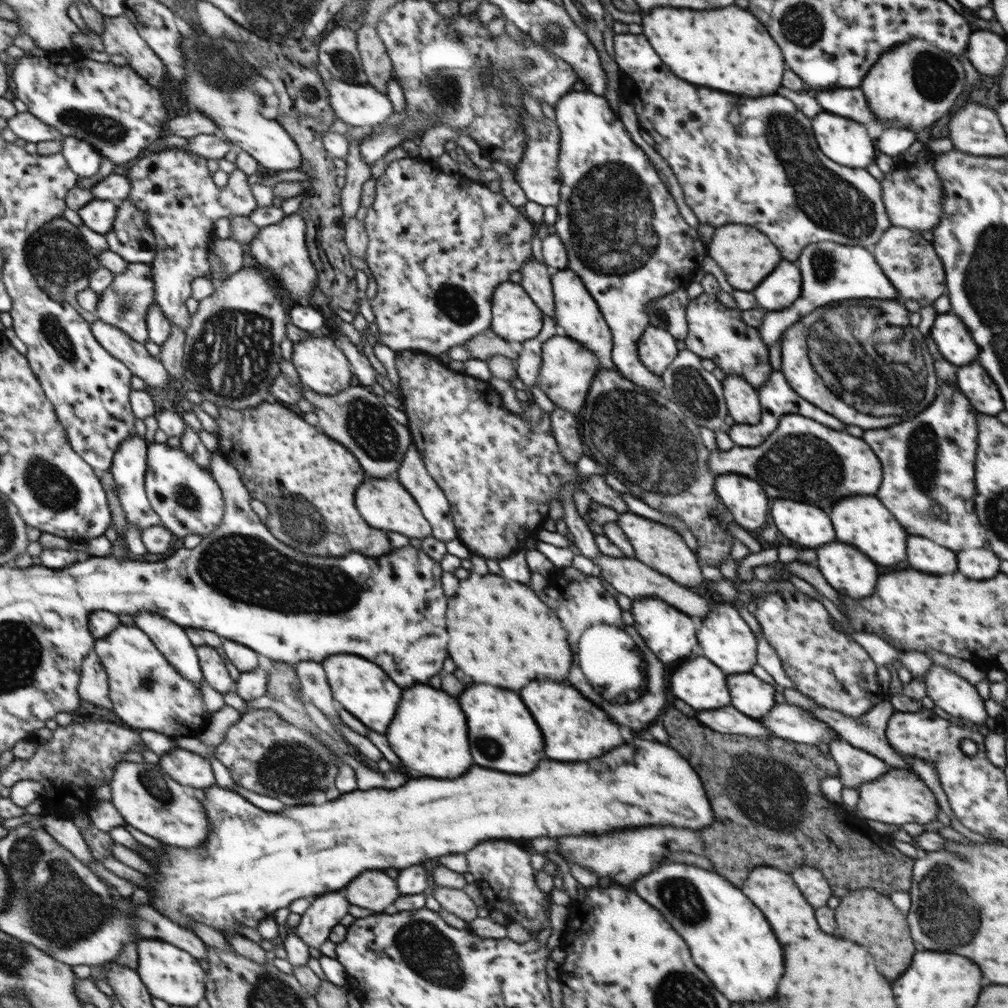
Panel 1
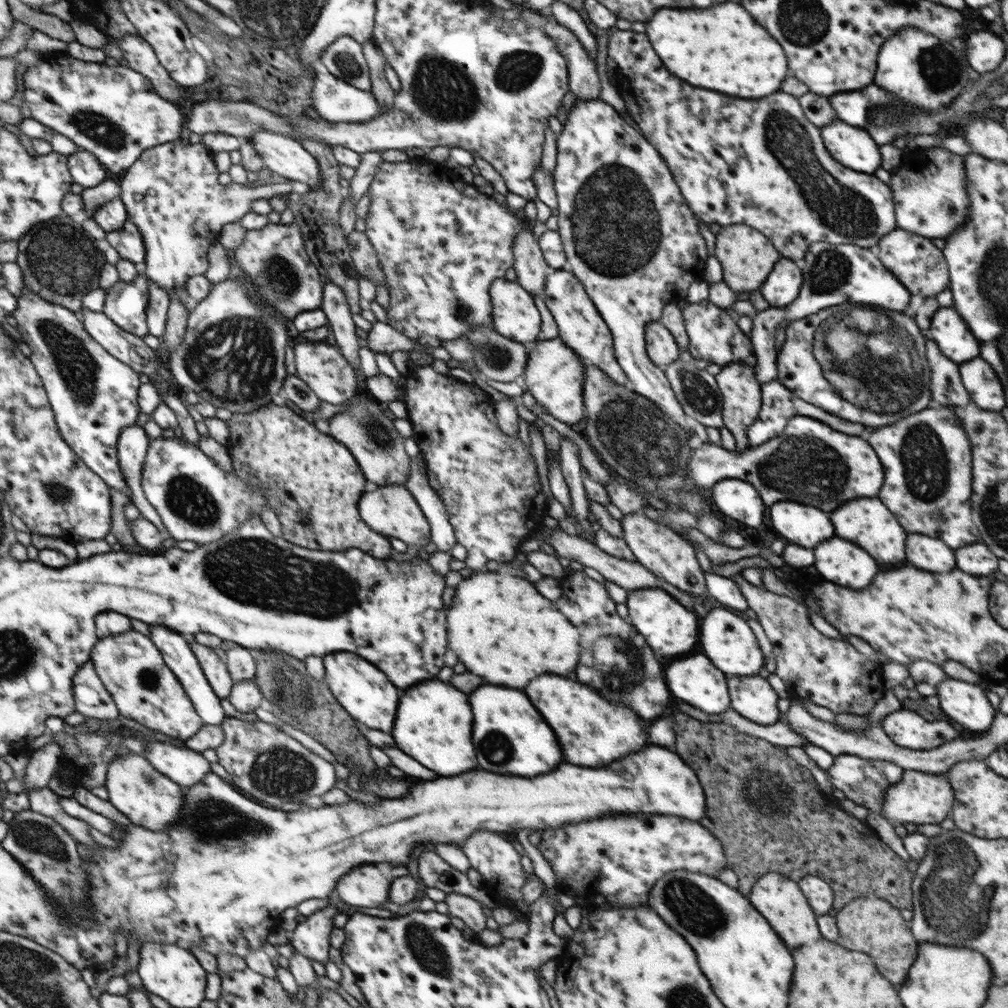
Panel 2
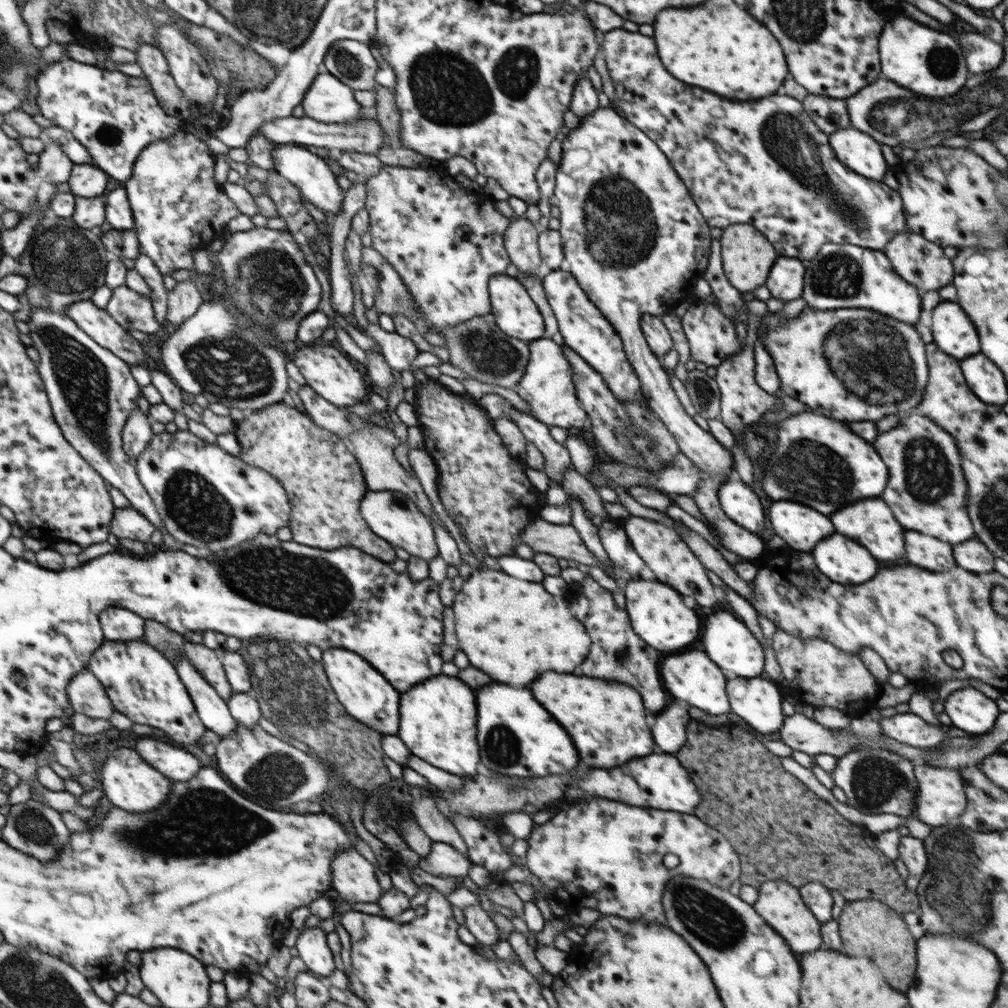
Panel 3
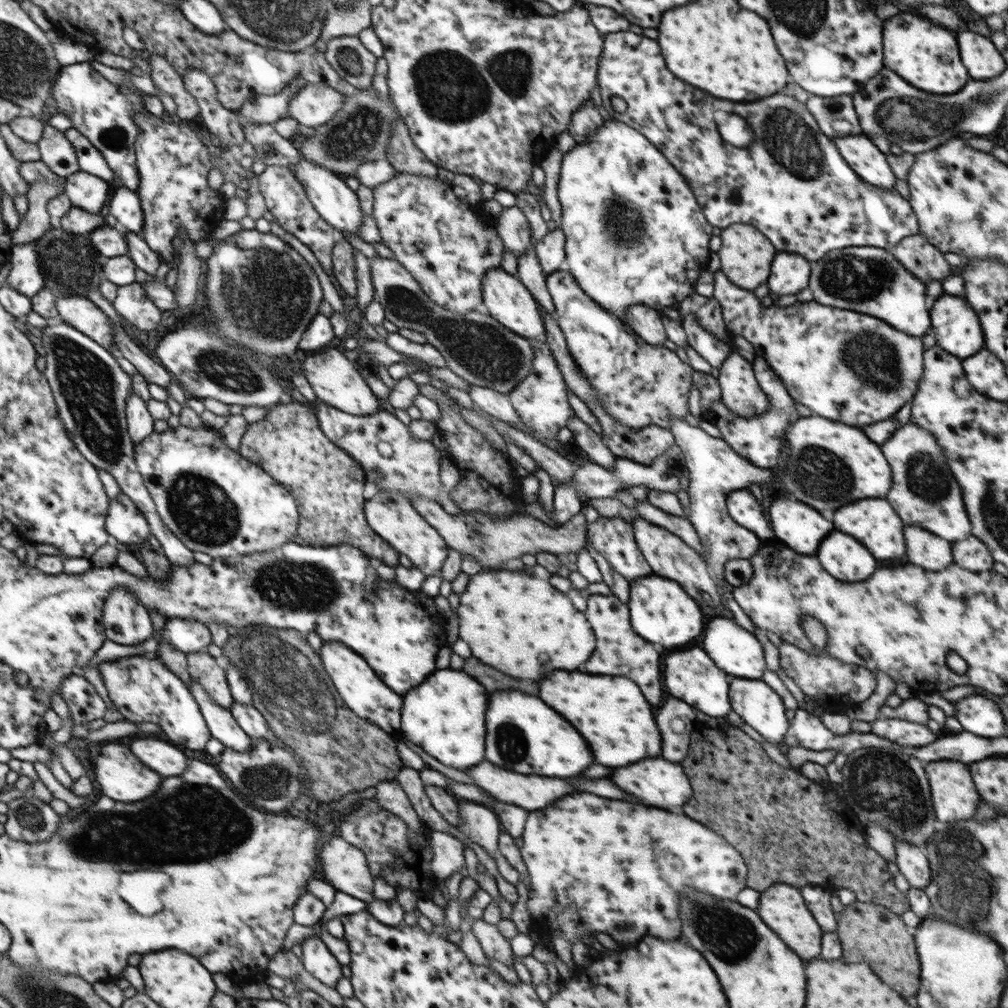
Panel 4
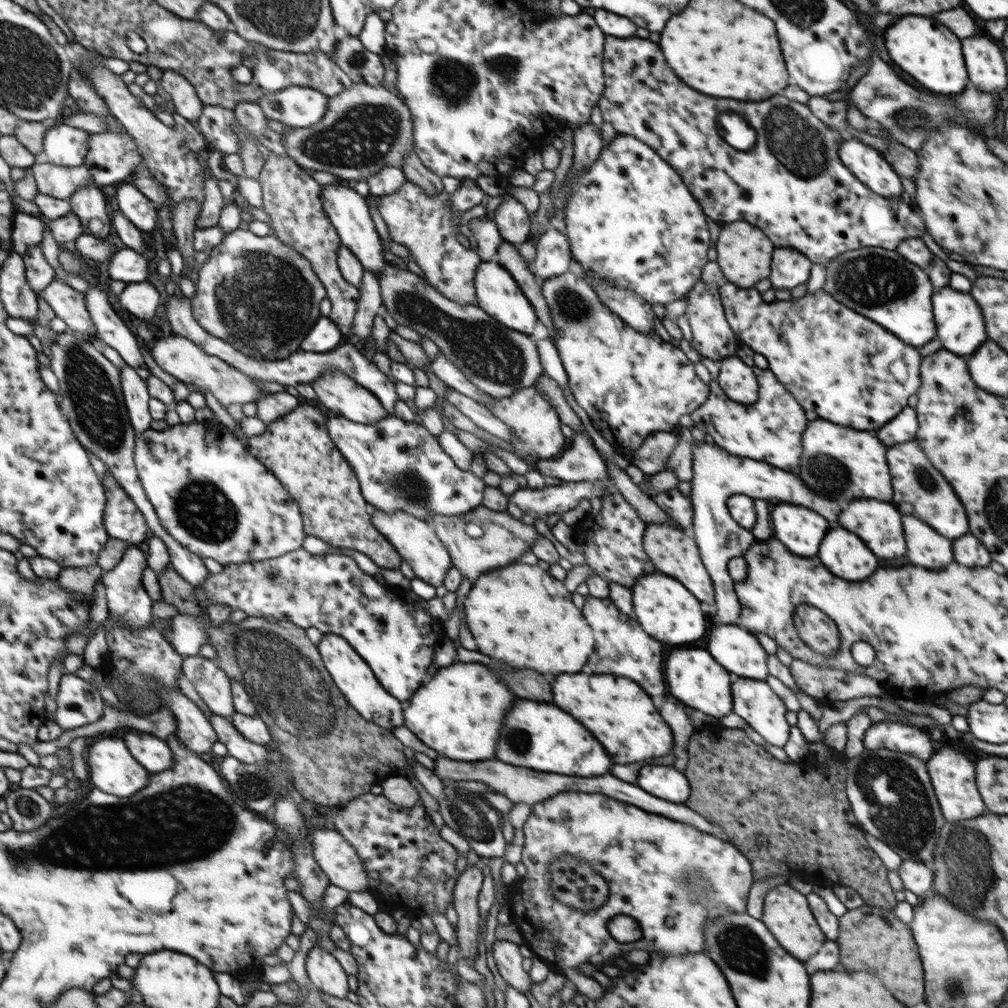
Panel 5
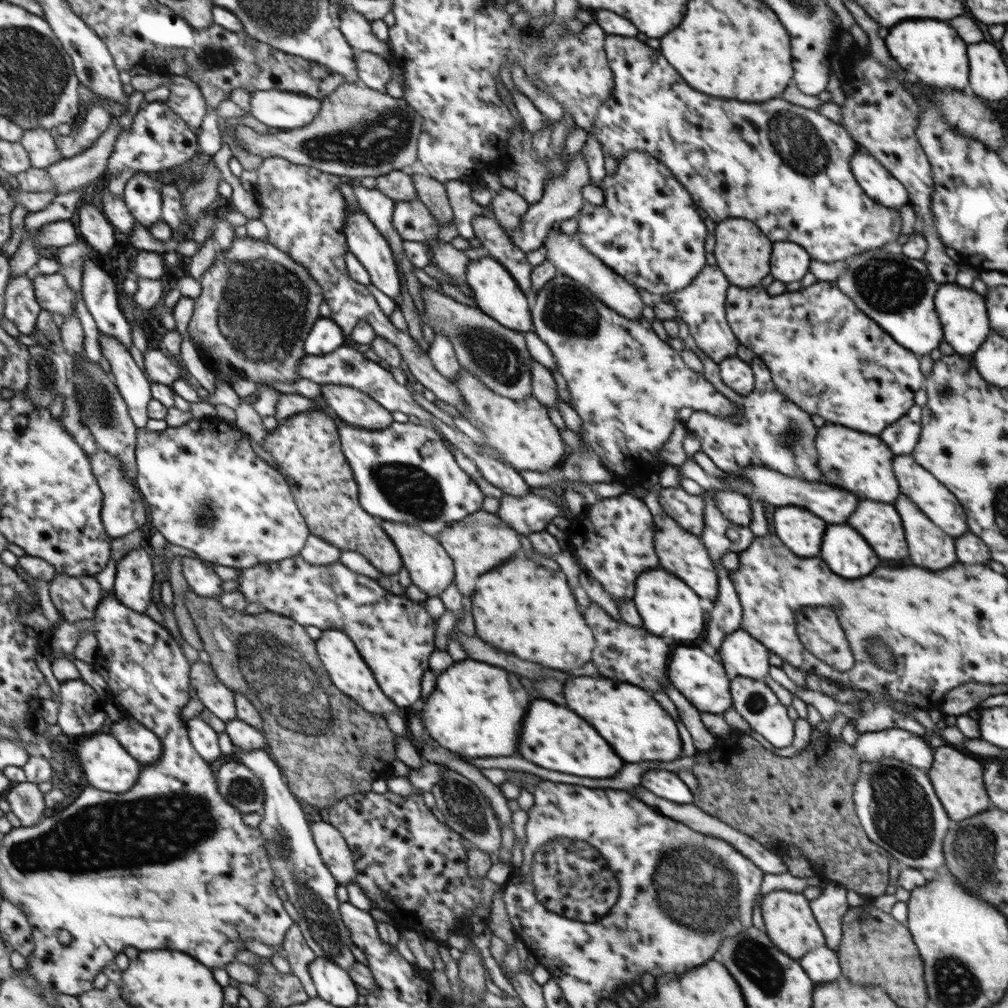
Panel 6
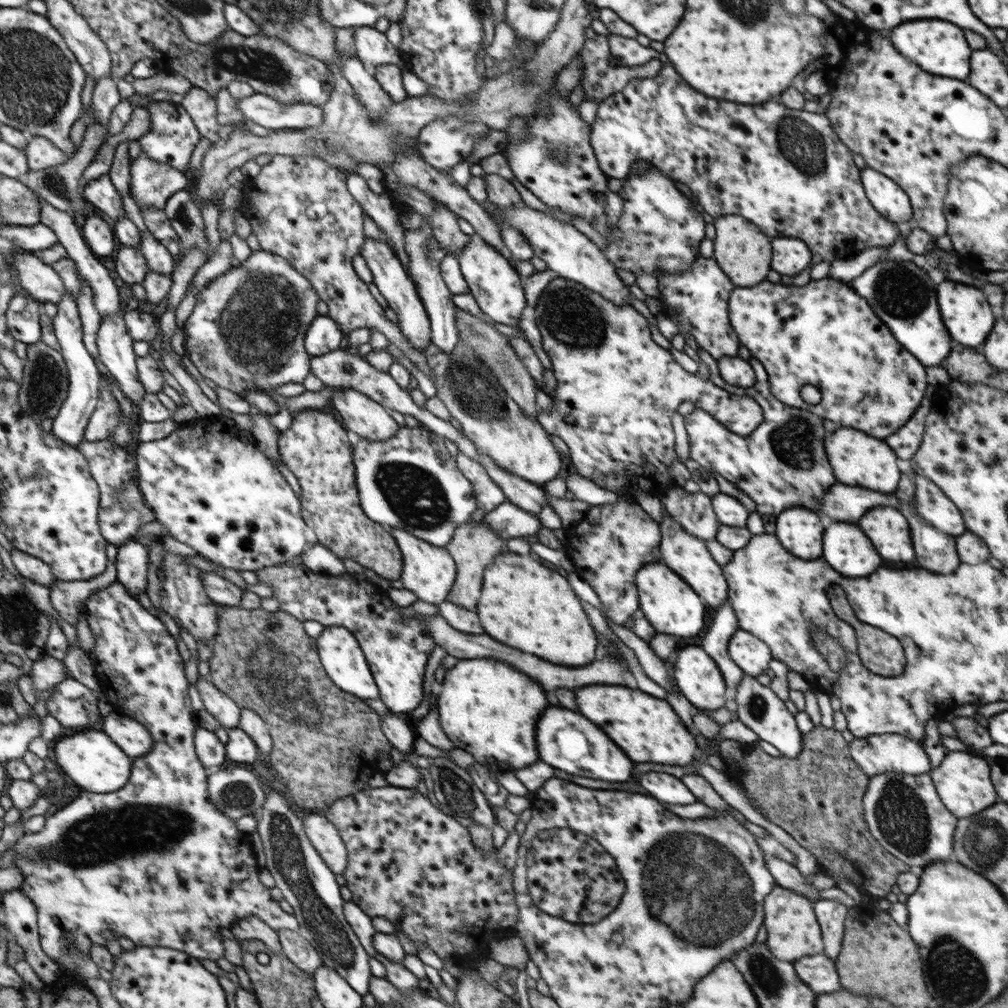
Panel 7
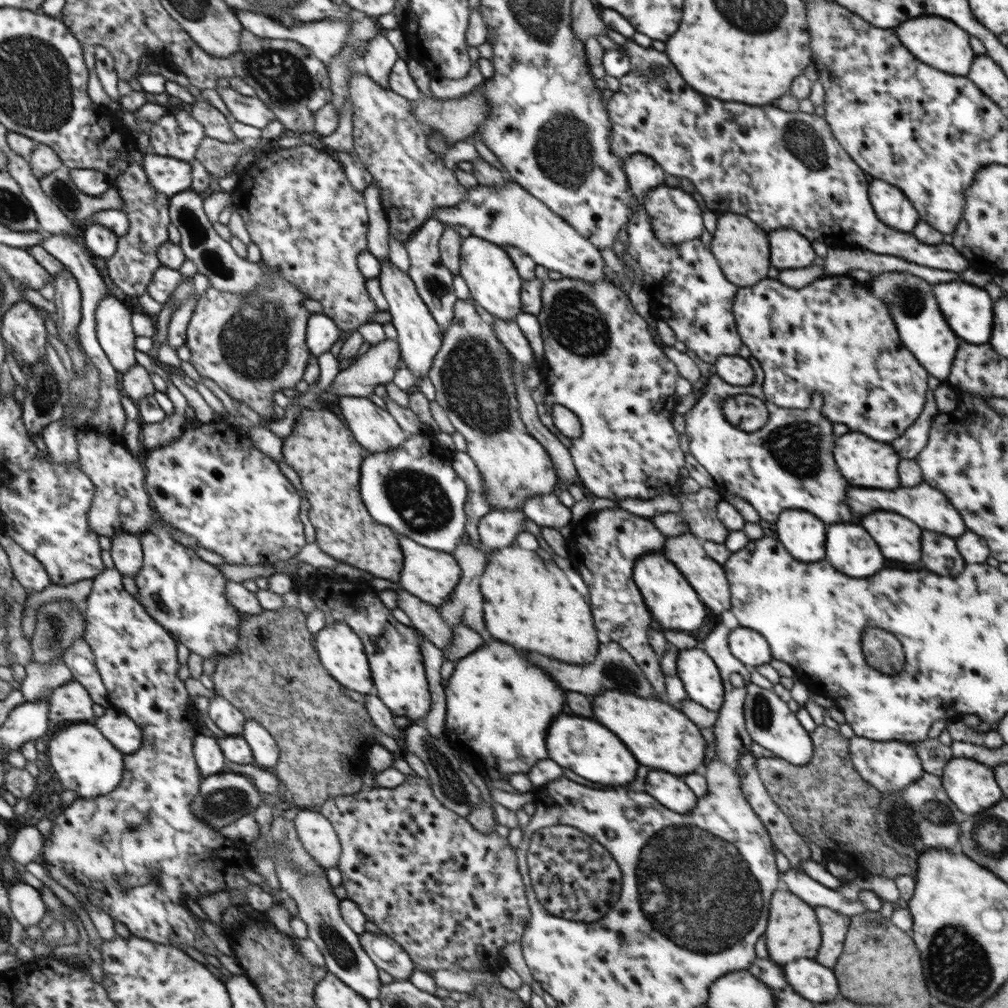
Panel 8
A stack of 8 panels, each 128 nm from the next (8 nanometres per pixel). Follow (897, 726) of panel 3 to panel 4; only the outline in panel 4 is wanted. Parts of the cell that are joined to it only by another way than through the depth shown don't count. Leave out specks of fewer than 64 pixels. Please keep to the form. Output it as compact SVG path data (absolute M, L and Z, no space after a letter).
M877 718L871 723L871 732L895 742L897 746L924 747L936 740L936 734L926 726L901 718Z

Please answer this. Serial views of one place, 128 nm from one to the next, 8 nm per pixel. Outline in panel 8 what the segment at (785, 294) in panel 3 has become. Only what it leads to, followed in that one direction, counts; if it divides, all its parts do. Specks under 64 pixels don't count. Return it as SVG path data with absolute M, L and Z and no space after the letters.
M778 227L768 232L770 238L770 262L774 268L796 270L816 260L816 252L805 236L790 227Z

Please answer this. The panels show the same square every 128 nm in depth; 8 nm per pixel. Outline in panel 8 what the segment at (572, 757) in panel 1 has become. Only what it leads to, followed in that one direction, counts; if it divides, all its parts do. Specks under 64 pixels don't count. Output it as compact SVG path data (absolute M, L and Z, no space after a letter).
M608 690L592 700L594 716L628 746L642 766L660 768L670 774L690 774L703 771L707 742L684 711L666 700L640 698Z

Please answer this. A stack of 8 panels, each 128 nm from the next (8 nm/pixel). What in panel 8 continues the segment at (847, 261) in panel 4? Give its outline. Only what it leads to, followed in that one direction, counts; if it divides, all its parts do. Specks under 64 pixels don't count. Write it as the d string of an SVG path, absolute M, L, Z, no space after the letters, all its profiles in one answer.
M902 271L874 275L873 280L866 282L865 286L871 293L880 296L886 304L890 304L887 307L895 320L903 345L929 374L947 381L958 350L959 337L942 316L934 298L932 285L917 275Z

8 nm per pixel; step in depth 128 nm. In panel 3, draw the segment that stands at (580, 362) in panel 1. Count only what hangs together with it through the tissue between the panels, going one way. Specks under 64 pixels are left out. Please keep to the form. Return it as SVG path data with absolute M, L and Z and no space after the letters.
M546 336L529 343L529 361L521 381L514 386L518 396L530 406L530 415L546 426L560 426L569 431L587 427L589 417L581 407L573 383L571 366L558 342Z

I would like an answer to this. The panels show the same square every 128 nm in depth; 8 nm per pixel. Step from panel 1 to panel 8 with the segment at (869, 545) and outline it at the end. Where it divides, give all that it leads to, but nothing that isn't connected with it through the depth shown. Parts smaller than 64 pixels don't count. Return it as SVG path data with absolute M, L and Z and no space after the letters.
M878 510L862 518L862 526L876 540L882 554L890 560L900 562L918 562L920 560L920 536L922 530L894 512Z

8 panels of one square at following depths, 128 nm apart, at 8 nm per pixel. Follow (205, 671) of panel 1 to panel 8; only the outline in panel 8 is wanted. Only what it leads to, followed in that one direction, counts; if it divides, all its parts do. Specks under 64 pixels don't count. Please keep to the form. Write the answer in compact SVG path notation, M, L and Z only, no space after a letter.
M221 695L210 698L208 709L210 718L214 724L226 736L238 736L245 730L245 715L244 712L238 710L228 699L224 699Z

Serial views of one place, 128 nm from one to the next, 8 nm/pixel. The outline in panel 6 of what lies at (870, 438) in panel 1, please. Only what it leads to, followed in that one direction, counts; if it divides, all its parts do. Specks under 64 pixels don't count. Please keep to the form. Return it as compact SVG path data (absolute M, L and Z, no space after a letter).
M898 454L894 457L894 474L898 474L898 482L902 482L902 494L906 494L915 502L915 505L926 512L926 516L940 526L946 534L958 538L964 532L968 532L968 524L966 524L966 515L963 506L959 500L946 488L929 470L923 469L912 458L911 454Z

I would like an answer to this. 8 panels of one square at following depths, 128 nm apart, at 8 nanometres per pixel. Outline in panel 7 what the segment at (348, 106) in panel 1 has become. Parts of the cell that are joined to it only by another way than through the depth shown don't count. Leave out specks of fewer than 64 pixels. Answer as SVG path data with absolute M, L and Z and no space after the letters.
M254 93L237 100L237 107L245 120L264 126L269 131L290 130L320 126L323 110L312 103L282 104L266 94Z

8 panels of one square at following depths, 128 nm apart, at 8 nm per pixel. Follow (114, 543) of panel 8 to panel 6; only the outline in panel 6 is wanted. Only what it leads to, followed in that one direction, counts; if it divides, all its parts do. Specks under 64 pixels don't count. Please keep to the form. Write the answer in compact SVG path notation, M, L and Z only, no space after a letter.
M140 546L117 560L117 571L112 591L116 593L122 604L138 611L140 614L144 614L146 606L152 602L151 591L154 582L154 571L152 571L151 558L152 556Z

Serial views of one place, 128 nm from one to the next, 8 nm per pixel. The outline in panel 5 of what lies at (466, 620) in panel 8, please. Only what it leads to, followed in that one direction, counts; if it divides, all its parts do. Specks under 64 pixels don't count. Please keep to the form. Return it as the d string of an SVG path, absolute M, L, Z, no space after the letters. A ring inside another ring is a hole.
M484 505L477 506L460 516L435 514L431 518L431 526L448 550L453 566L460 571L463 578L468 578L470 582L474 582L484 572L488 573L494 568L504 567L514 560L518 562L524 552L531 550L534 541L542 537L534 525L516 520L506 511L493 511ZM469 522L480 526L484 534L478 538L469 536L466 533L466 524Z

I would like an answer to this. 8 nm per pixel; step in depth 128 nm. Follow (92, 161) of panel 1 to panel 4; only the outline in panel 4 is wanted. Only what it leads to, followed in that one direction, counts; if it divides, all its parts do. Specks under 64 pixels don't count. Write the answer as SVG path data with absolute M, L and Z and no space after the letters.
M82 170L65 178L64 188L73 207L78 207L90 215L100 215L110 194L109 183Z

